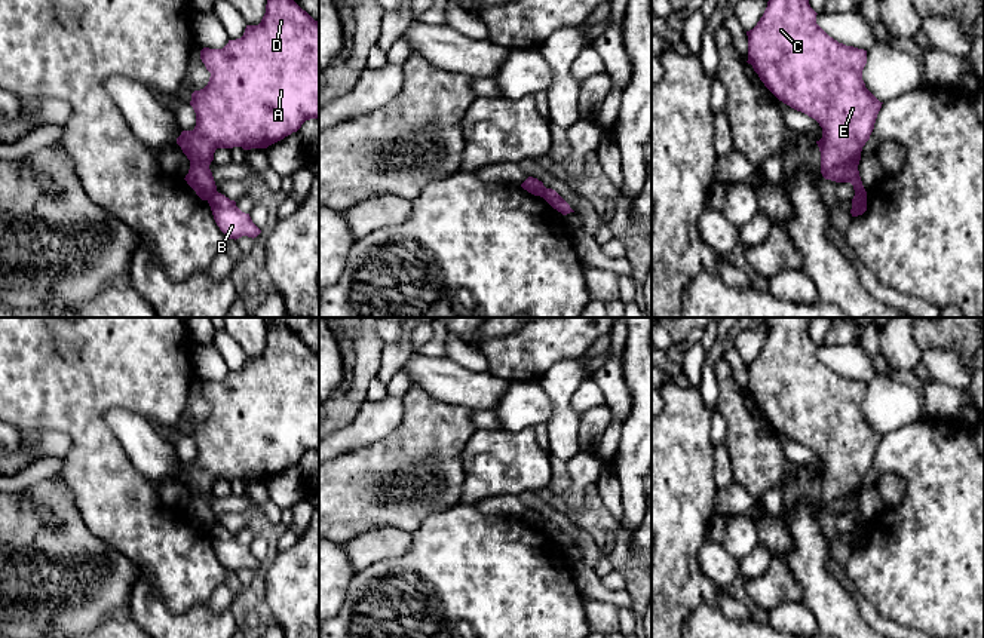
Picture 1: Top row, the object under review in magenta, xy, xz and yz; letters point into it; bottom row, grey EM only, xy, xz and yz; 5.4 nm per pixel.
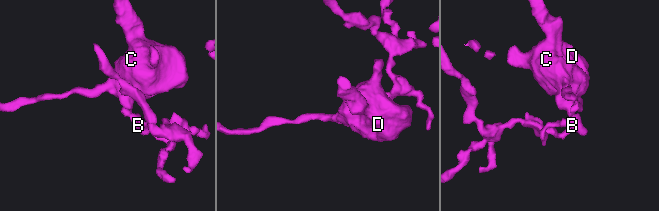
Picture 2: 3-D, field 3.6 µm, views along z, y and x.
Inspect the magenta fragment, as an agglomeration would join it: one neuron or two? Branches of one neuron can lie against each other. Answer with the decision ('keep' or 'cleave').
cleave

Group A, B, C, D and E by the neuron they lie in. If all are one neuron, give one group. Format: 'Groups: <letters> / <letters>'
Groups: A C D E / B

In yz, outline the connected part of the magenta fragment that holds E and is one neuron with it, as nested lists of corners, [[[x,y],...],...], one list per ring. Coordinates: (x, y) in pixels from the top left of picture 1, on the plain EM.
[[[766,318],[767,340],[757,358],[747,364],[748,396],[752,398],[764,418],[784,436],[815,451],[822,460],[822,470],[816,473],[821,484],[821,506],[825,512],[850,515],[855,528],[867,525],[858,503],[861,484],[874,461],[882,436],[862,412],[867,383],[846,378],[830,369],[818,356],[816,344],[809,337],[813,318]]]

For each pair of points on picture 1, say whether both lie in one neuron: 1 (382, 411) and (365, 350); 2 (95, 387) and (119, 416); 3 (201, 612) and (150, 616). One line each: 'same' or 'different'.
1: different
2: different
3: same

